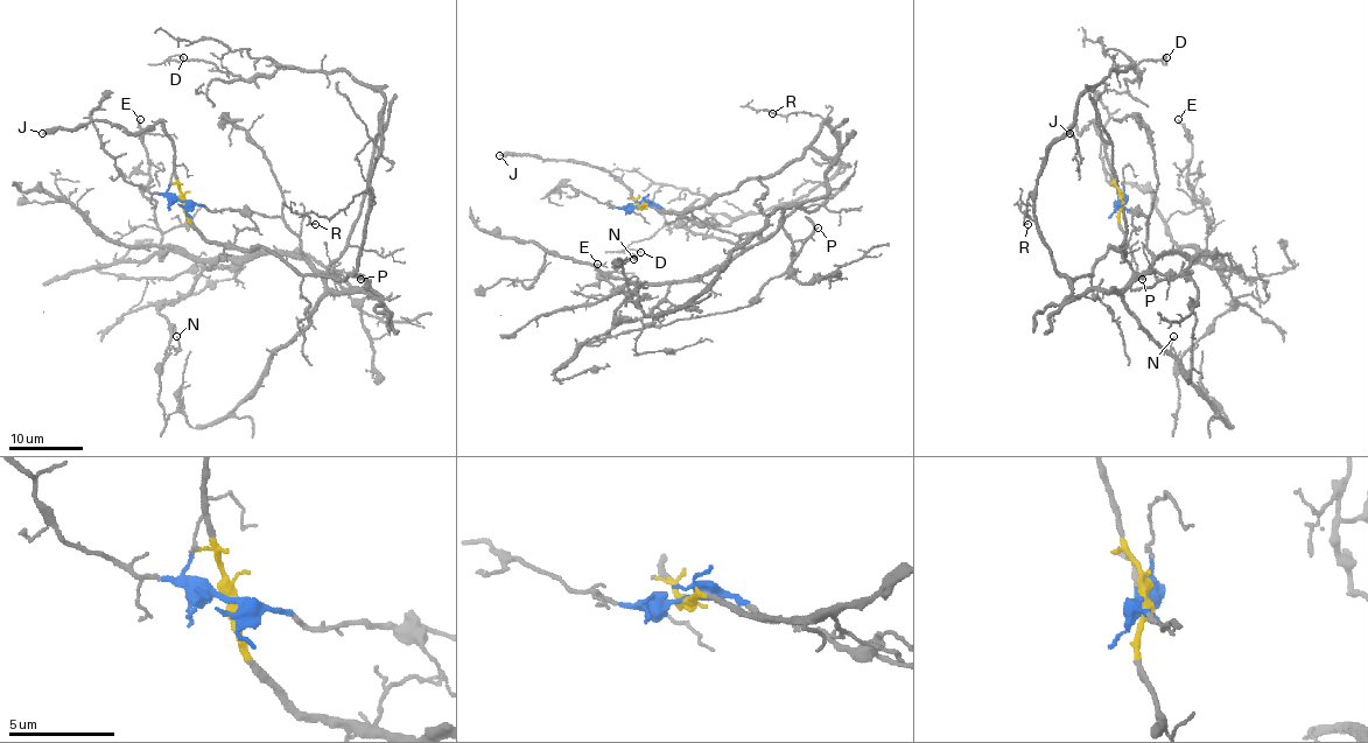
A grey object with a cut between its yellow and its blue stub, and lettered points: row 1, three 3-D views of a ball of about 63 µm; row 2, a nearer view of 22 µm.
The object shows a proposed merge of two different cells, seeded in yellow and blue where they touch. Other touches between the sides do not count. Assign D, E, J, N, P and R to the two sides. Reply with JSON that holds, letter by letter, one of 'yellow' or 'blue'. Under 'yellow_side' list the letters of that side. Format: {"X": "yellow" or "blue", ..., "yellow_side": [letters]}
{"D": "yellow", "E": "blue", "J": "yellow", "N": "blue", "P": "blue", "R": "yellow", "yellow_side": ["D", "J", "R"]}

